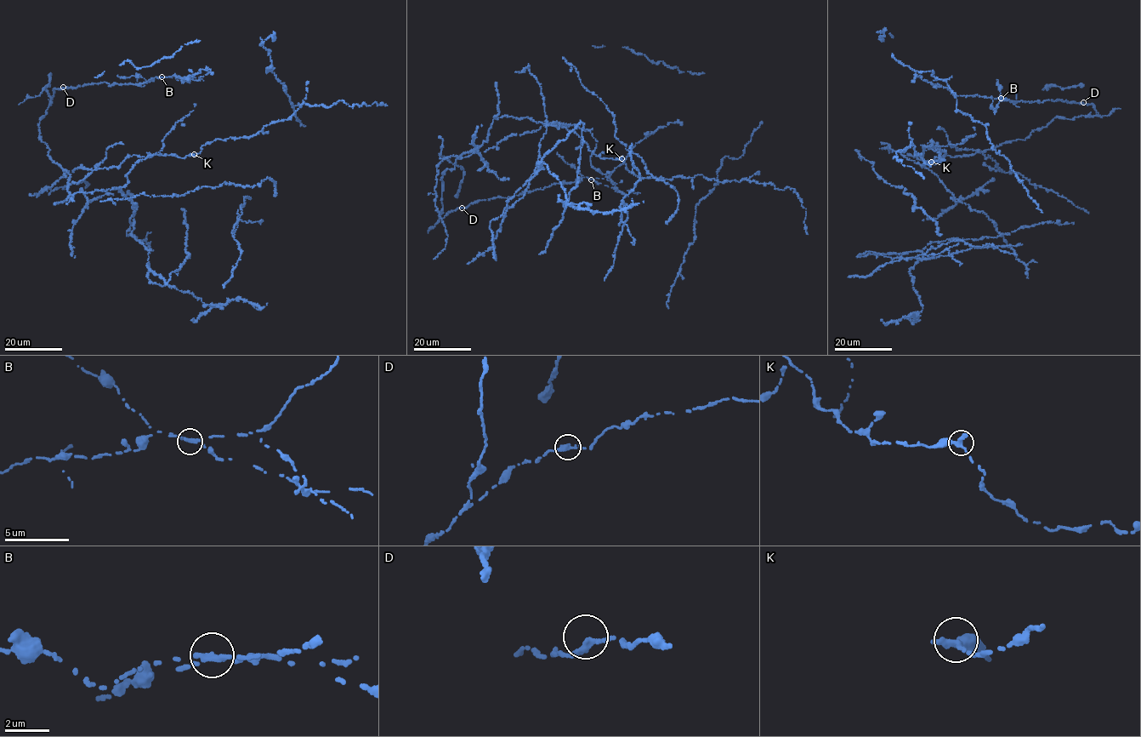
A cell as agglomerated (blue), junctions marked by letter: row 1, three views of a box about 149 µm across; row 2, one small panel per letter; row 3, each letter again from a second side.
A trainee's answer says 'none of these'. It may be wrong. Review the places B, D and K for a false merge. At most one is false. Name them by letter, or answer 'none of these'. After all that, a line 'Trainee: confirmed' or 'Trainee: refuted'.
B
Trainee: refuted

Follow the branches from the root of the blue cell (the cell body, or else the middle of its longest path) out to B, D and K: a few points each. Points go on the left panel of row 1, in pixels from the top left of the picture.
B: (111, 168), (97, 168), (67, 186), (70, 174), (48, 156), (38, 126), (54, 89), (140, 84), (161, 77)
D: (111, 168), (97, 168), (67, 186), (70, 174), (48, 156), (38, 126), (54, 89), (63, 87)
K: (111, 168), (118, 167), (127, 157), (134, 155), (145, 157), (156, 154), (170, 155), (184, 158), (194, 154)

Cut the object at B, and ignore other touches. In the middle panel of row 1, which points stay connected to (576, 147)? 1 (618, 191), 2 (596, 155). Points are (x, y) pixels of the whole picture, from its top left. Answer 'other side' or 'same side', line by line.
1: other side
2: same side

